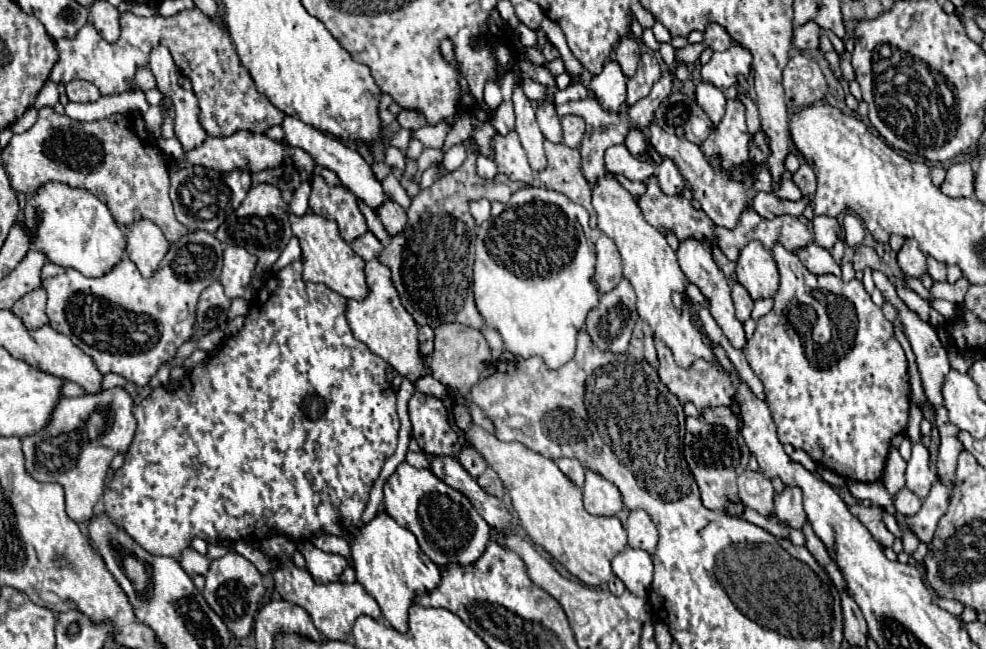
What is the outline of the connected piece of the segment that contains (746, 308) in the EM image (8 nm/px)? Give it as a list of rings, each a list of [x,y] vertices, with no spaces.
[[[739,282],[733,284],[733,302],[735,302],[735,316],[737,316],[737,320],[739,322],[749,320],[751,310],[753,310],[753,300],[751,300],[747,290]]]

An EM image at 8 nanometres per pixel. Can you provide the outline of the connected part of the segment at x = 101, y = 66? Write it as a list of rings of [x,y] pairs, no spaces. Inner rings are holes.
[[[199,8],[183,10],[171,18],[141,18],[133,12],[121,12],[121,34],[127,34],[127,40],[111,44],[101,38],[101,34],[89,22],[83,26],[83,30],[79,30],[75,38],[57,40],[55,48],[59,52],[59,60],[51,72],[51,80],[55,84],[87,80],[99,88],[101,96],[137,90],[135,70],[149,64],[149,56],[155,46],[167,46],[179,72],[193,84],[193,92],[201,110],[199,122],[207,136],[221,138],[231,136],[237,130],[263,134],[267,128],[283,122],[285,114],[275,108],[263,94],[259,94],[255,82],[249,76],[249,70],[239,62],[227,30],[219,22],[207,18]]]

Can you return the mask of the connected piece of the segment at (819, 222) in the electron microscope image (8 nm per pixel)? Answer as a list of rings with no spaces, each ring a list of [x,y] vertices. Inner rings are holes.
[[[815,216],[813,218],[813,230],[815,230],[815,244],[831,250],[833,244],[839,240],[841,224],[837,222],[837,218]]]

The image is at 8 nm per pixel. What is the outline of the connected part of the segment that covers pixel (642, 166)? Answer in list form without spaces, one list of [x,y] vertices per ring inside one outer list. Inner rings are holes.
[[[625,144],[611,146],[605,152],[605,170],[611,174],[623,174],[629,180],[639,180],[639,182],[643,182],[645,178],[655,174],[653,164],[639,162],[635,156],[631,156],[631,152],[627,150]]]

